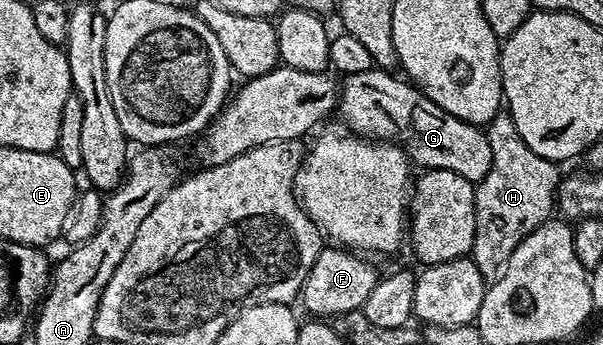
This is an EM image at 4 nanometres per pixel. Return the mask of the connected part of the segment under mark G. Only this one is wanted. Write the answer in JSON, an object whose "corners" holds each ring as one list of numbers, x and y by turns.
{"corners":[[375,69,345,76,336,107,339,112,342,110,346,114,344,121,351,132,364,139,389,141,401,147,411,164,418,166,419,163,422,169,448,169,452,173,460,173,460,177,475,185,488,177,488,169,492,169,492,145,488,145,485,130,468,121,460,121,460,117,452,117,452,113,444,113,436,101,428,98,413,83,390,74,394,73,386,69]]}

